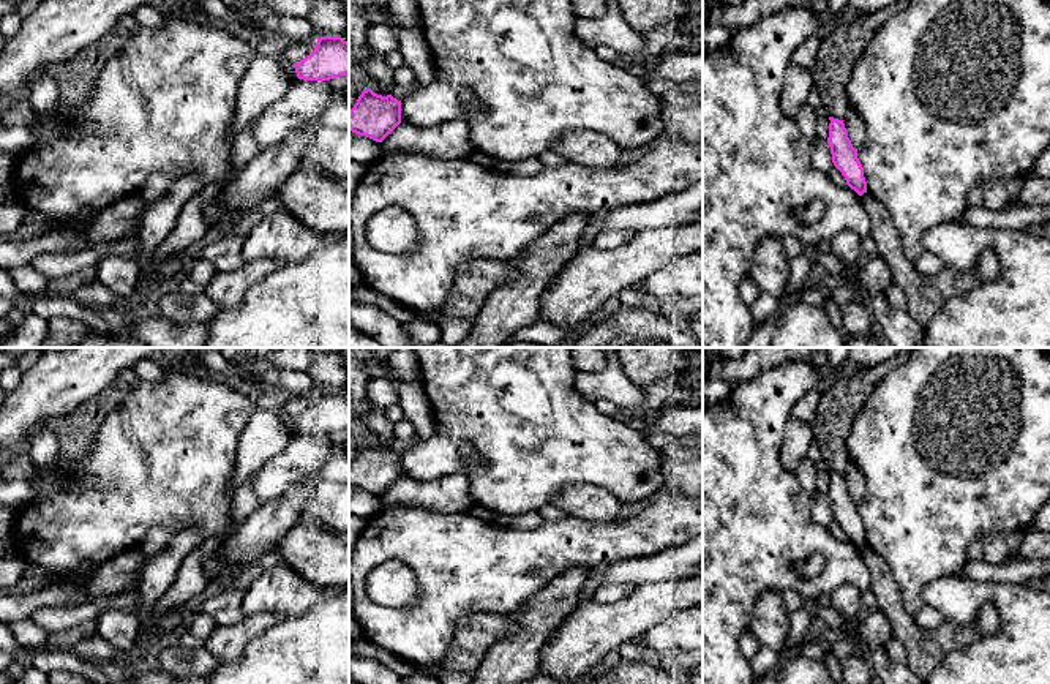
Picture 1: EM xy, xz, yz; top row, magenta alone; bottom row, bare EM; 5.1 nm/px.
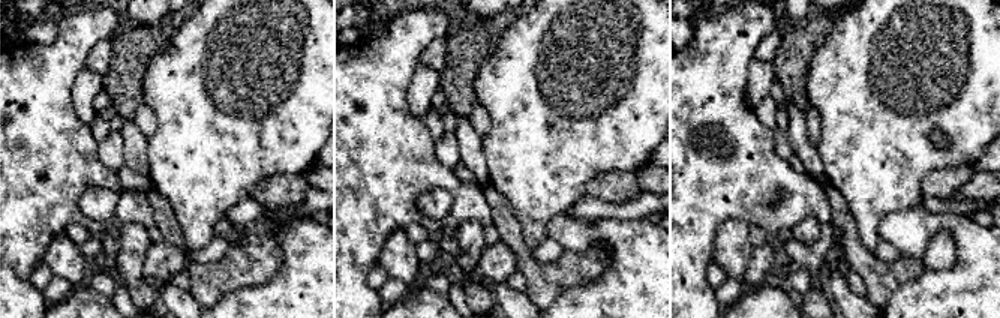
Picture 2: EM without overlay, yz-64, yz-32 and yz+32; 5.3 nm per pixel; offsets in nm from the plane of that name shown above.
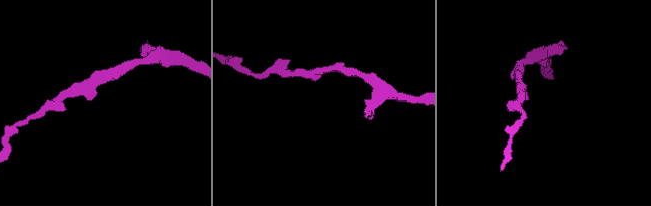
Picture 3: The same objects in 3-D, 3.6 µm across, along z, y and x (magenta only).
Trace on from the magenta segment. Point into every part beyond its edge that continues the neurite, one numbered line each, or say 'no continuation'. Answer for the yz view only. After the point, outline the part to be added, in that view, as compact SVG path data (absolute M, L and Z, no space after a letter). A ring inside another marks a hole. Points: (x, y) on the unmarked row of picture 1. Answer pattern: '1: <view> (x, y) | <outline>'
no continuation

